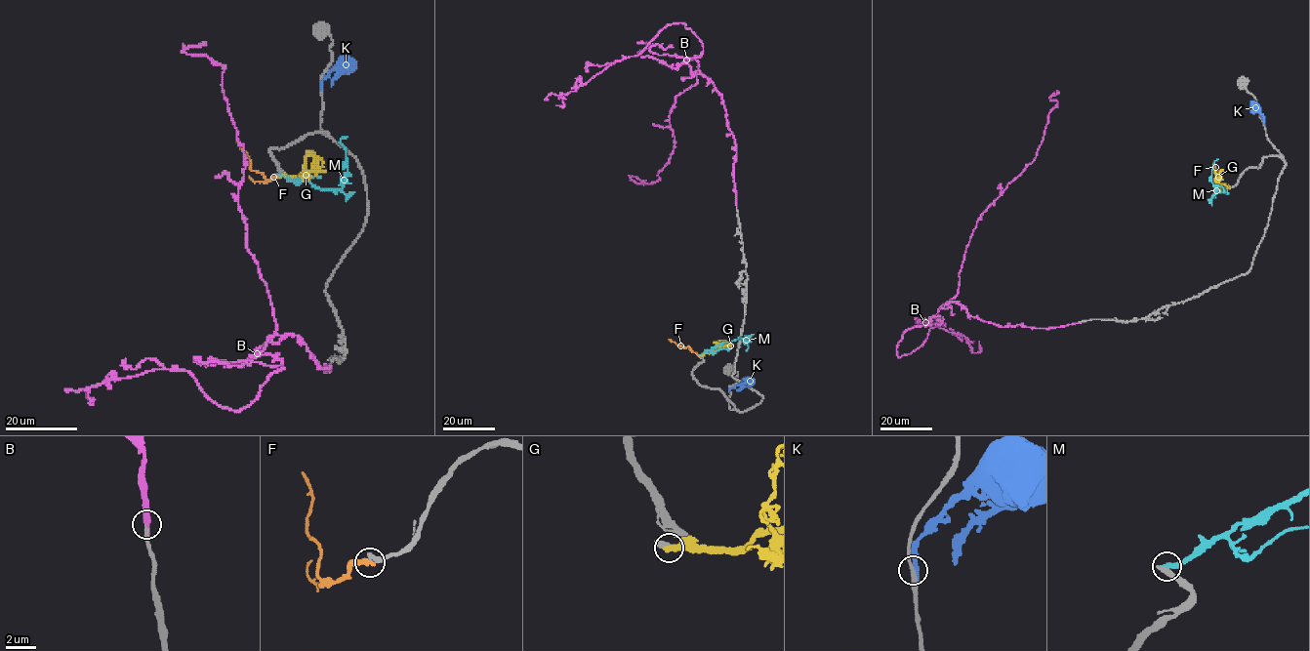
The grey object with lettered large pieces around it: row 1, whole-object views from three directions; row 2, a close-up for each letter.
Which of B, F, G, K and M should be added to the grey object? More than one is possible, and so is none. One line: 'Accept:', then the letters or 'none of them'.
Accept: B

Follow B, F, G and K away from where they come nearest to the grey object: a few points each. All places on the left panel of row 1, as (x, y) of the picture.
B: (331, 363), (271, 335), (256, 356), (284, 367), (235, 410), (187, 371), (107, 379), (91, 404), (80, 388)
F: (278, 176), (268, 181), (250, 168), (249, 157), (235, 142)
G: (279, 176), (299, 176), (311, 172), (307, 173), (305, 164), (306, 158), (312, 152)
K: (320, 88), (321, 81), (332, 70), (340, 69), (331, 87)

